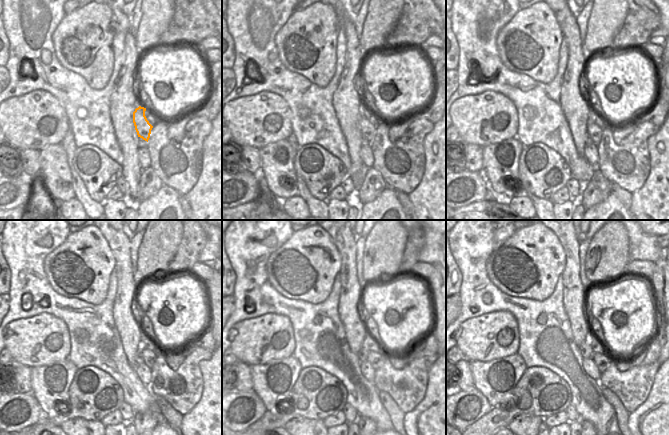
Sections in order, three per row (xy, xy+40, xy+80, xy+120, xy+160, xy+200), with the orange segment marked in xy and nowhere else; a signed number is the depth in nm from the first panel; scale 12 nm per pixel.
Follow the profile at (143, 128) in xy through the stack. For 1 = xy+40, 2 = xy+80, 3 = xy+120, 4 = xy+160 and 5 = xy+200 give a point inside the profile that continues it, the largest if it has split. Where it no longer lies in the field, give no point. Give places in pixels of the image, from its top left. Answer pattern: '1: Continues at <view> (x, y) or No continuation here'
1: Continues at xy+40 (367, 129)
2: Continues at xy+80 (595, 132)
3: Continues at xy+120 (149, 357)
4: Continues at xy+160 (375, 359)
5: Continues at xy+200 (602, 361).

